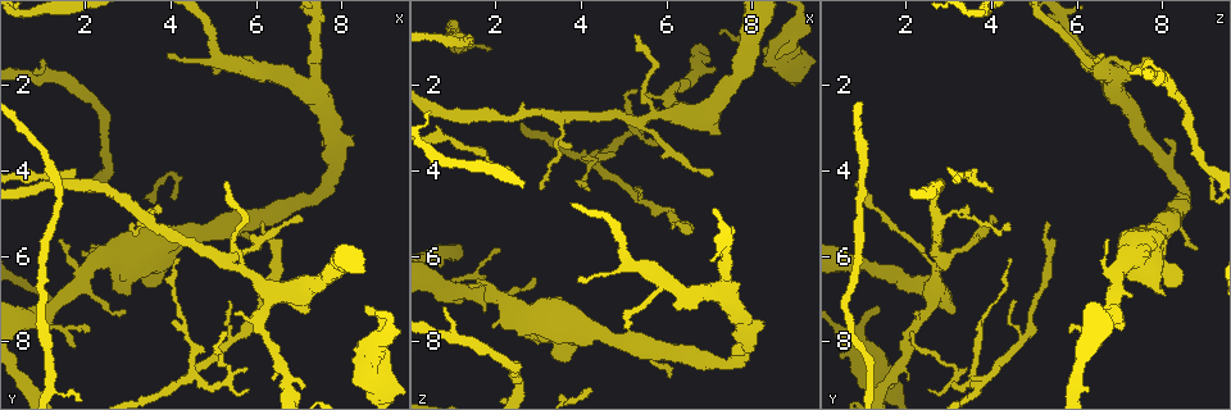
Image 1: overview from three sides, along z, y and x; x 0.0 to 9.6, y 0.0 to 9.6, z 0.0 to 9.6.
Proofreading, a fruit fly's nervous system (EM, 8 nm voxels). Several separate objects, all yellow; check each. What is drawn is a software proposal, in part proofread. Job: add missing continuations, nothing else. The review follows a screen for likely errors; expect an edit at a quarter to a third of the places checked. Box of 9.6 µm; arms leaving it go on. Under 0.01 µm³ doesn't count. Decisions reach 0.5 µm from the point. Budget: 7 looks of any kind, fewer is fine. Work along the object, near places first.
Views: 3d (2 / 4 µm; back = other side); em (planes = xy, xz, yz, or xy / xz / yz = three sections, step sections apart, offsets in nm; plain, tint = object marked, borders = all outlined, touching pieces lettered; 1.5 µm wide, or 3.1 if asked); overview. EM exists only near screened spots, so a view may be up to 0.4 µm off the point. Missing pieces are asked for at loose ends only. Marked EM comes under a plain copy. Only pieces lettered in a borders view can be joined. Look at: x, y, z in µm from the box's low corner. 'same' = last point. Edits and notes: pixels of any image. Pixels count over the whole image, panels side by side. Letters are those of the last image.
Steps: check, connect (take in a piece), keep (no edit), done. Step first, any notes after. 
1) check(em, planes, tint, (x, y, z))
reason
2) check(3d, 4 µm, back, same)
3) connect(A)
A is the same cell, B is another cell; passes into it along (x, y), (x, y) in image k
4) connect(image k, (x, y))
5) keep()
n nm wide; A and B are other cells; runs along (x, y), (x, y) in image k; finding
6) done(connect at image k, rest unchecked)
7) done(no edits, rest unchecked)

check(em, planes, borders, (7.00, 5.05, 4.15))
branch stops here

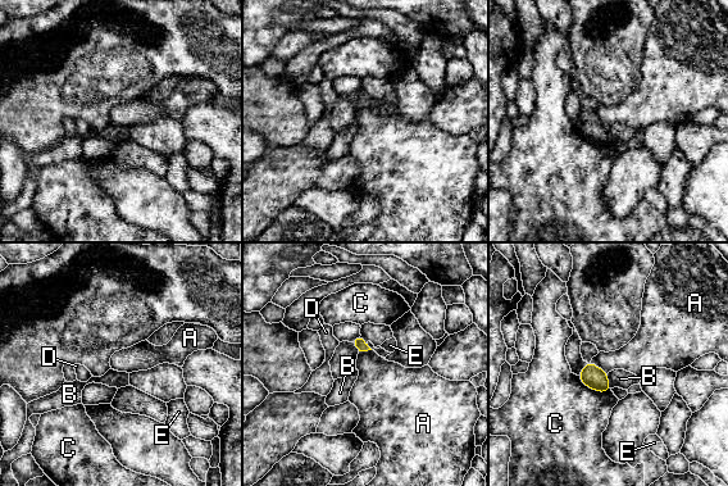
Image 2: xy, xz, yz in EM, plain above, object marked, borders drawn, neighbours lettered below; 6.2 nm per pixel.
keep()
A, B, C, D and E are other cells; border along (590, 362), (606, 373) in image 2; no lettered piece goes on from it

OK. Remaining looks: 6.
check(3d, 4 µm, (4.25, 6.10, 4.45))
tapers out

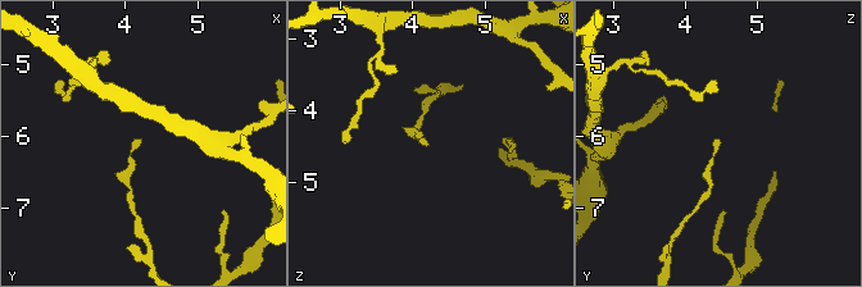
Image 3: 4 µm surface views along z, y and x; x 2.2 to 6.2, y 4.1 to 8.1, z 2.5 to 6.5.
check(em, yz, step 8, borders, (4.15, 6.05, 4.45))
shape alone is not enough

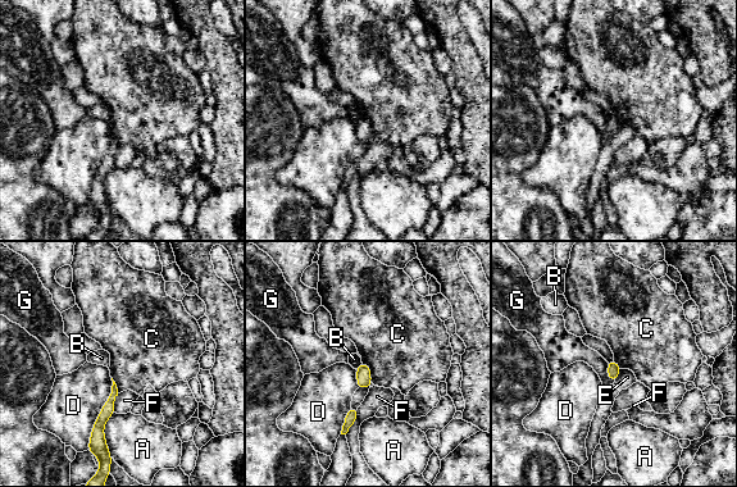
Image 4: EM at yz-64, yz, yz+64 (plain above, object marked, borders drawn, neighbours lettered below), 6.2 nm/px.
keep()
A, B, C, D, E, F and G are other cells; runs along (114, 391), (99, 424), (99, 436) in image 4; no lettered piece goes on from it

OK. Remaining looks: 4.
check(em, xy, step 4, tint, (3.00, 6.95, 8.05))
thick end

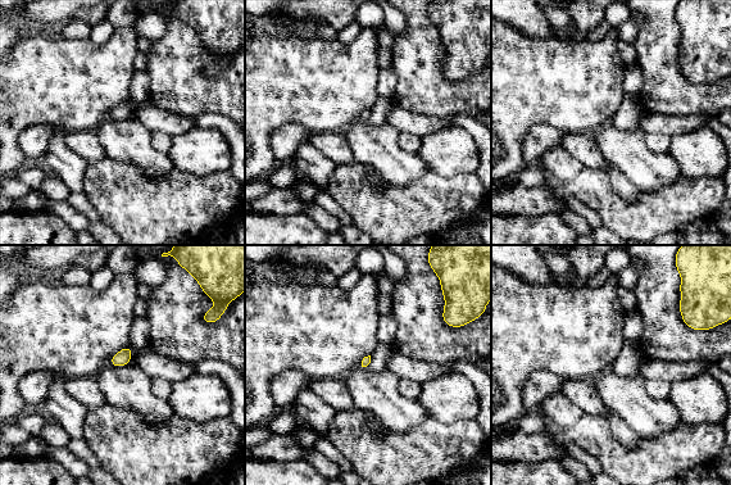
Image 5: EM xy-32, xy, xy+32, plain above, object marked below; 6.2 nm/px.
check(em, planes, borders, same)

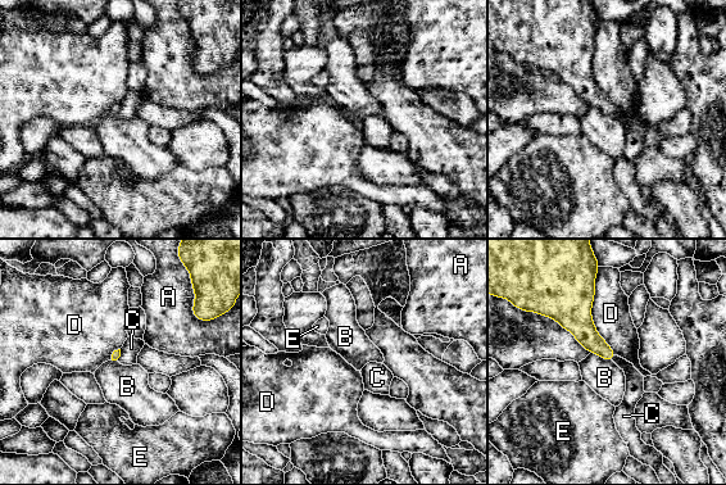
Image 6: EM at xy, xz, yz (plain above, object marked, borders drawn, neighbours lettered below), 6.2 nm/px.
keep()
A, B, C, D and E are other cells; border along (590, 352), (611, 361) in image 6; none of them fits

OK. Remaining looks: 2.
done(no edits, rest unchecked)

